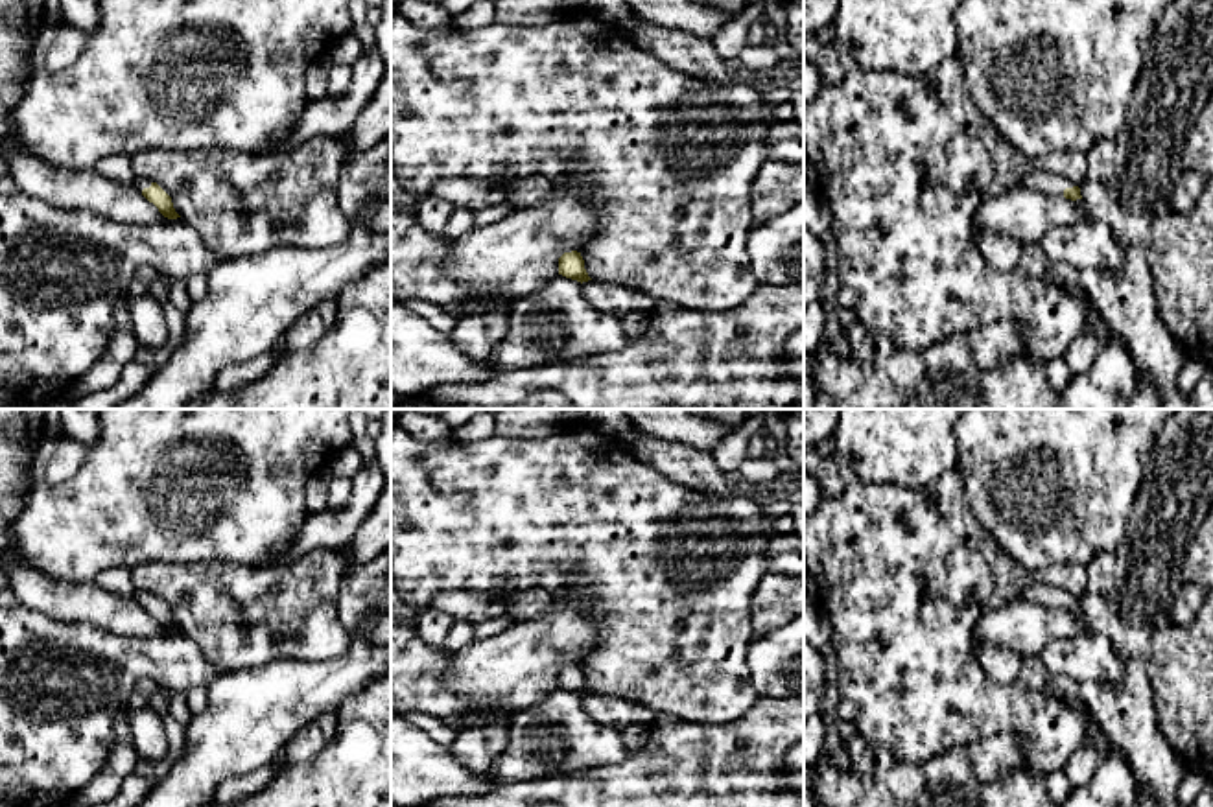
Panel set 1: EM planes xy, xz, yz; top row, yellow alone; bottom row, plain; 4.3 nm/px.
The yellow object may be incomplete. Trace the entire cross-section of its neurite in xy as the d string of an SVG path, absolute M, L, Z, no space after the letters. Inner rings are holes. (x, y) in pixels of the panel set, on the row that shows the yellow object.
M138 177L133 186L136 190L140 190L142 195L149 203L153 203L164 217L168 217L168 219L181 217L173 208L171 197L157 182L151 182L149 179Z

